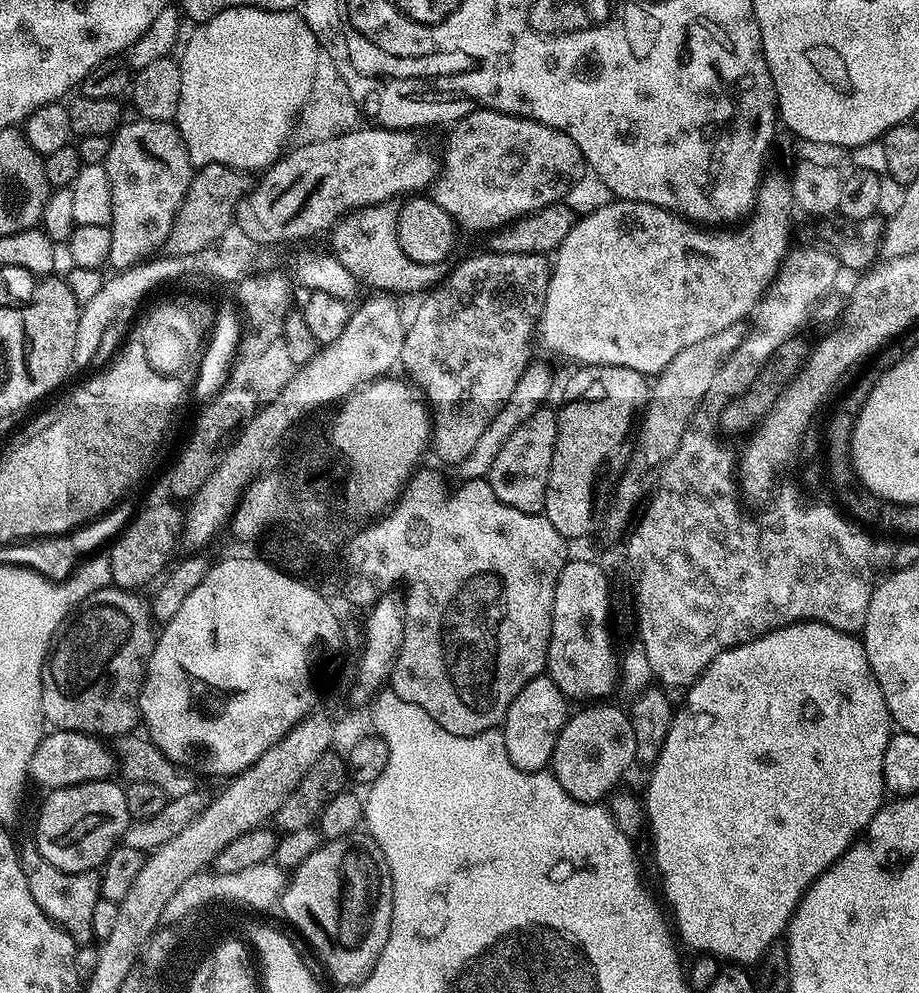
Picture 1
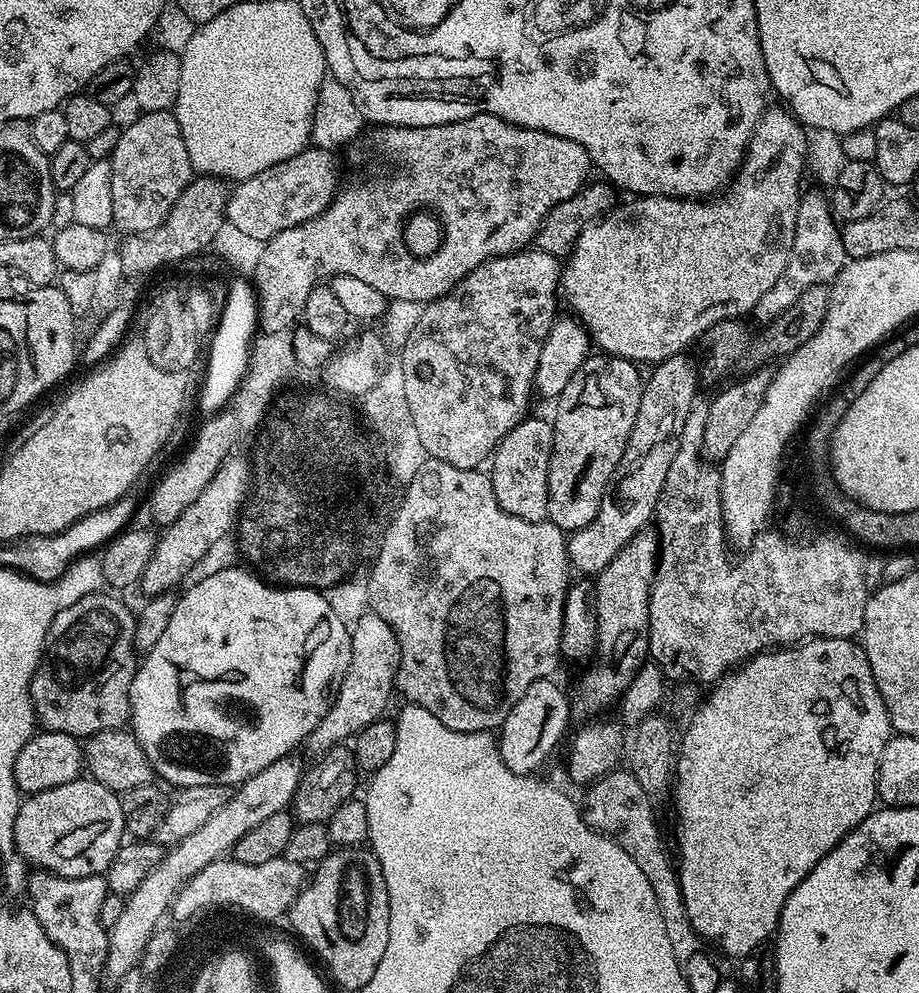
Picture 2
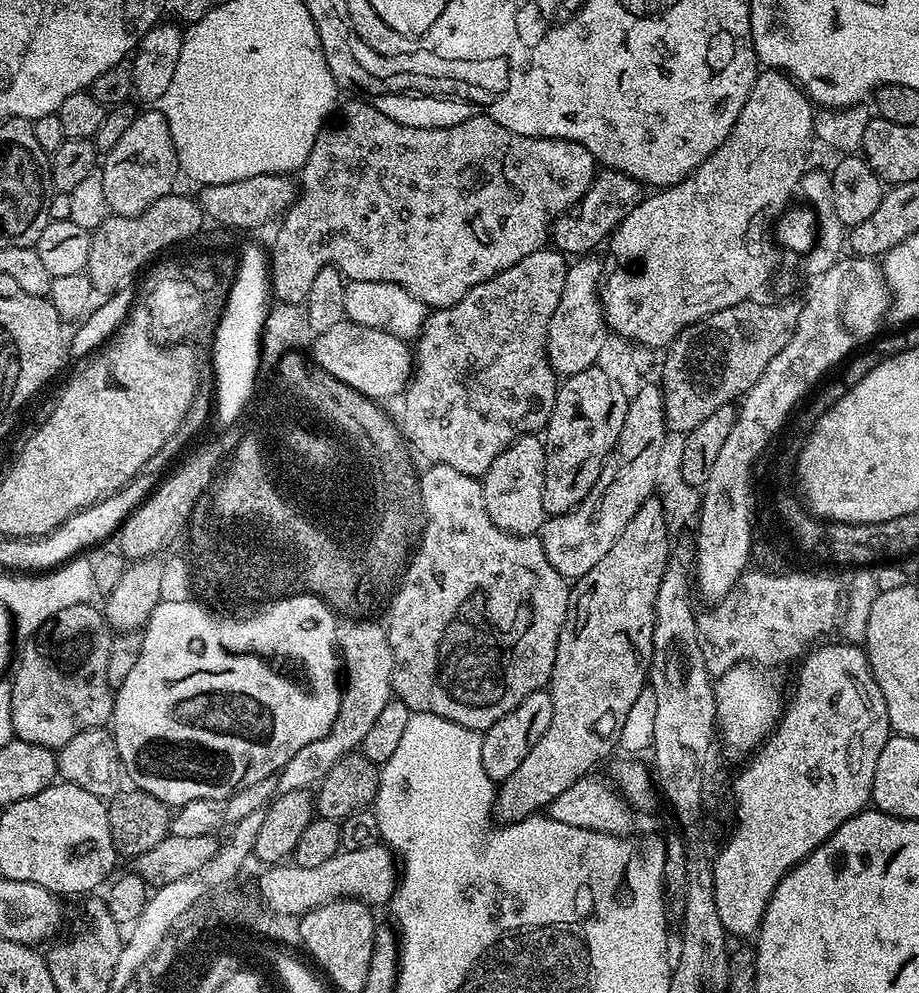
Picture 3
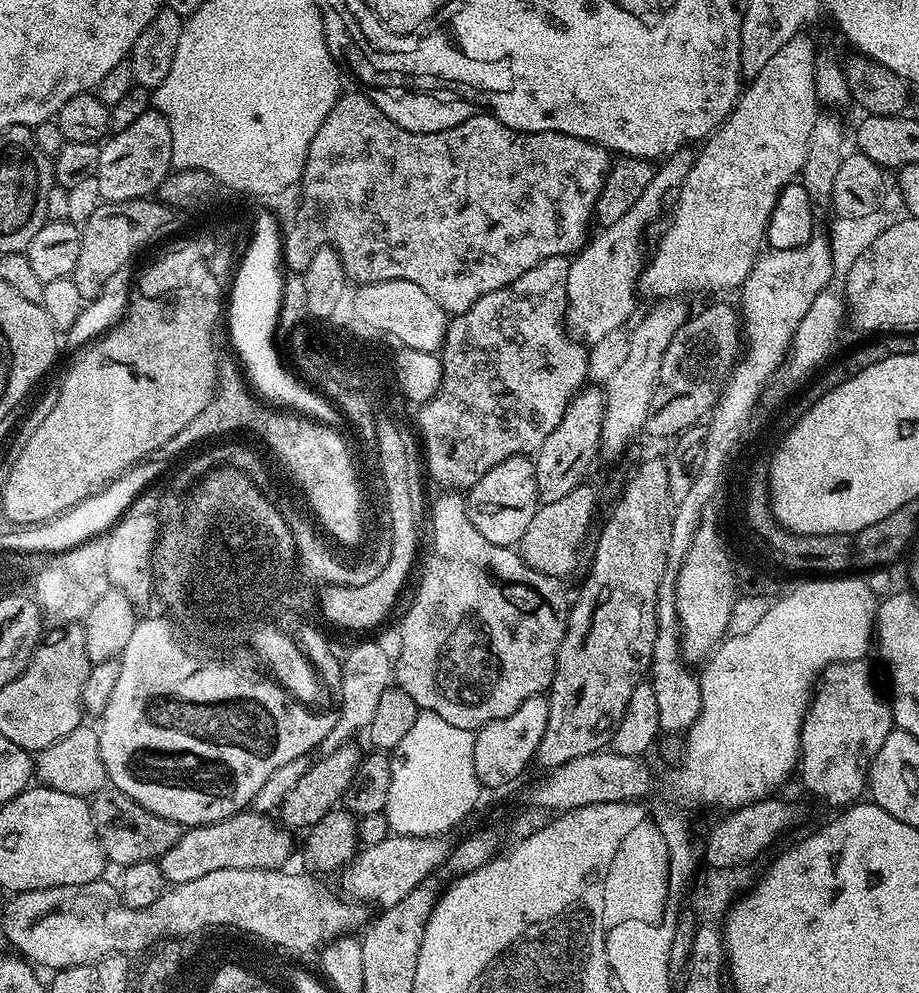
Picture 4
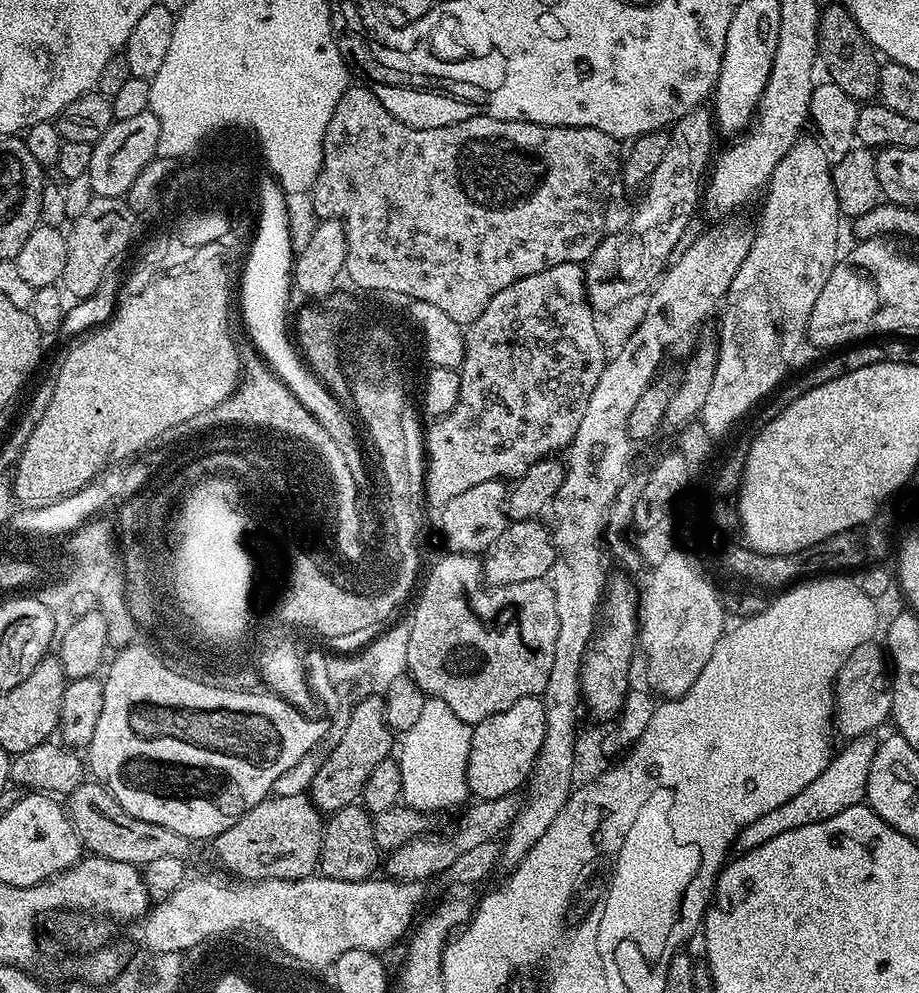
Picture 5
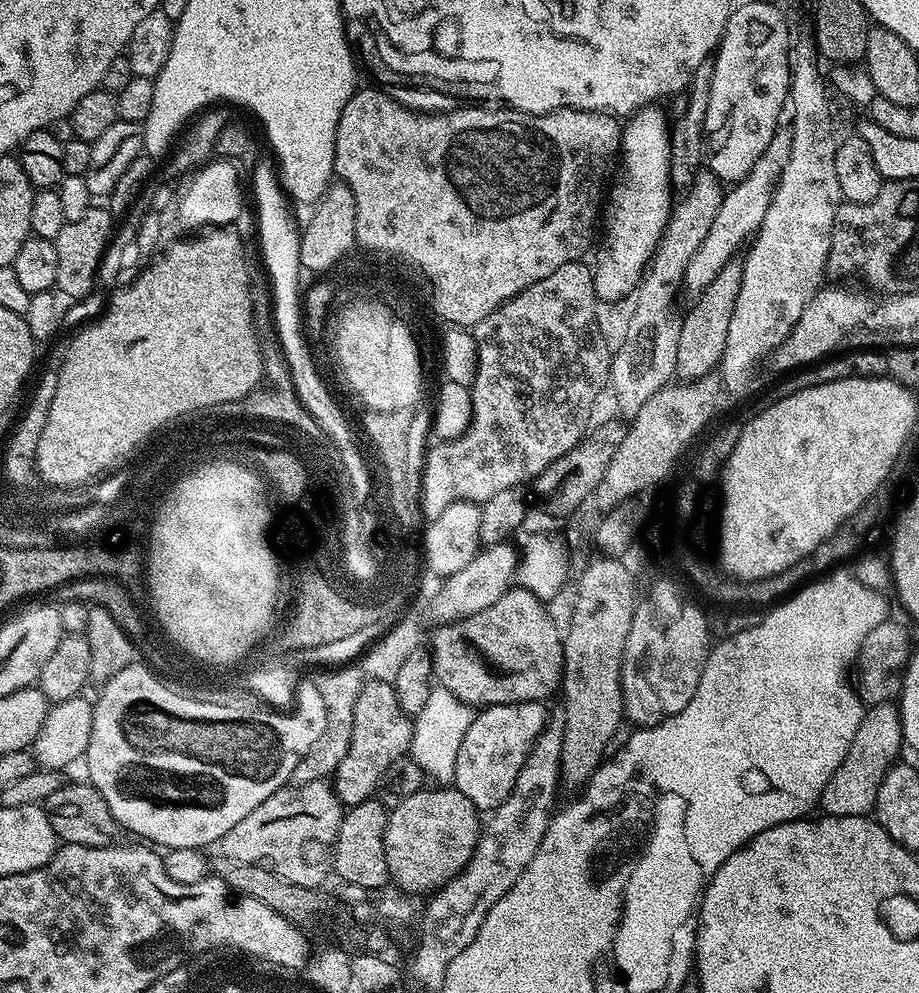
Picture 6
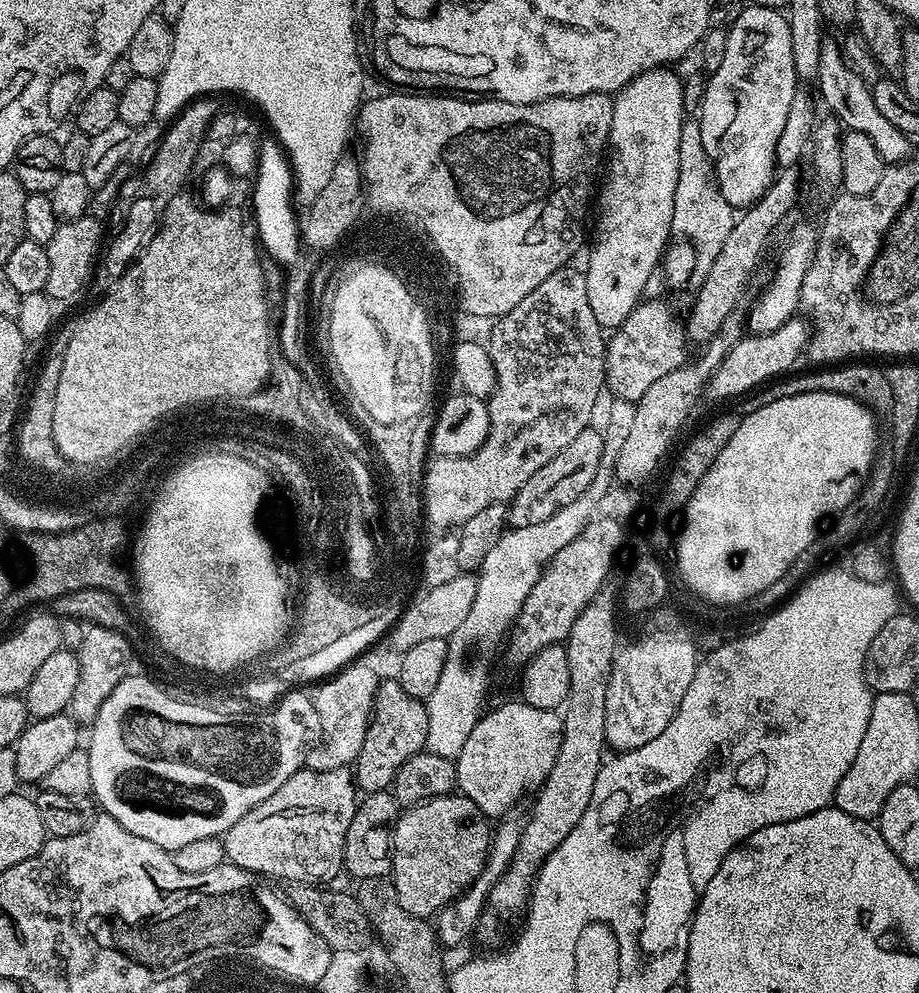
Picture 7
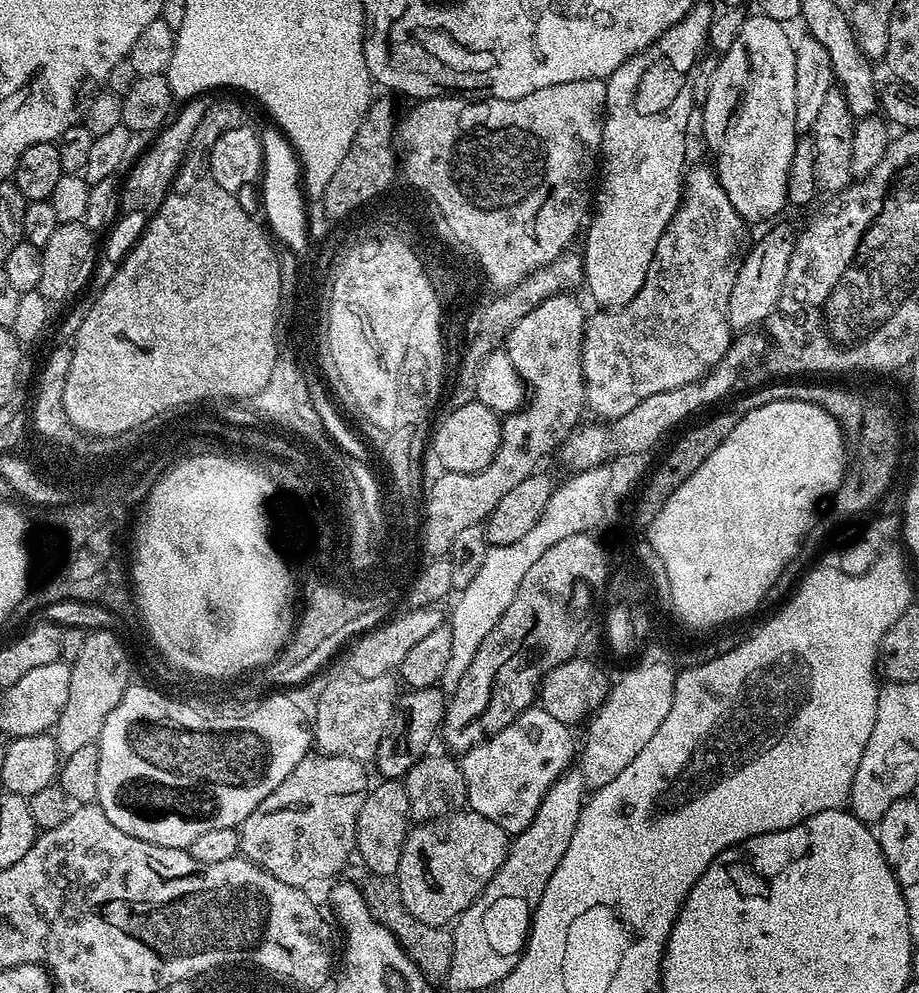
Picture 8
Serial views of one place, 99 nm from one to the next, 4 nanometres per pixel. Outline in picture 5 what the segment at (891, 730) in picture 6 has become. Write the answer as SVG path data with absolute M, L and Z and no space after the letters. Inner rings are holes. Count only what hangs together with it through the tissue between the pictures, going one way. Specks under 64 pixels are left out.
M871 735L857 736L849 739L844 749L837 751L828 761L828 768L801 790L794 794L790 802L782 802L770 814L756 818L741 832L738 841L741 849L747 850L762 846L762 842L770 842L770 838L778 838L786 830L798 830L798 826L810 826L814 822L822 822L826 818L834 818L834 814L842 814L842 810L850 810L850 806L863 804L866 800L866 782L870 774L870 762L874 762L877 741Z

